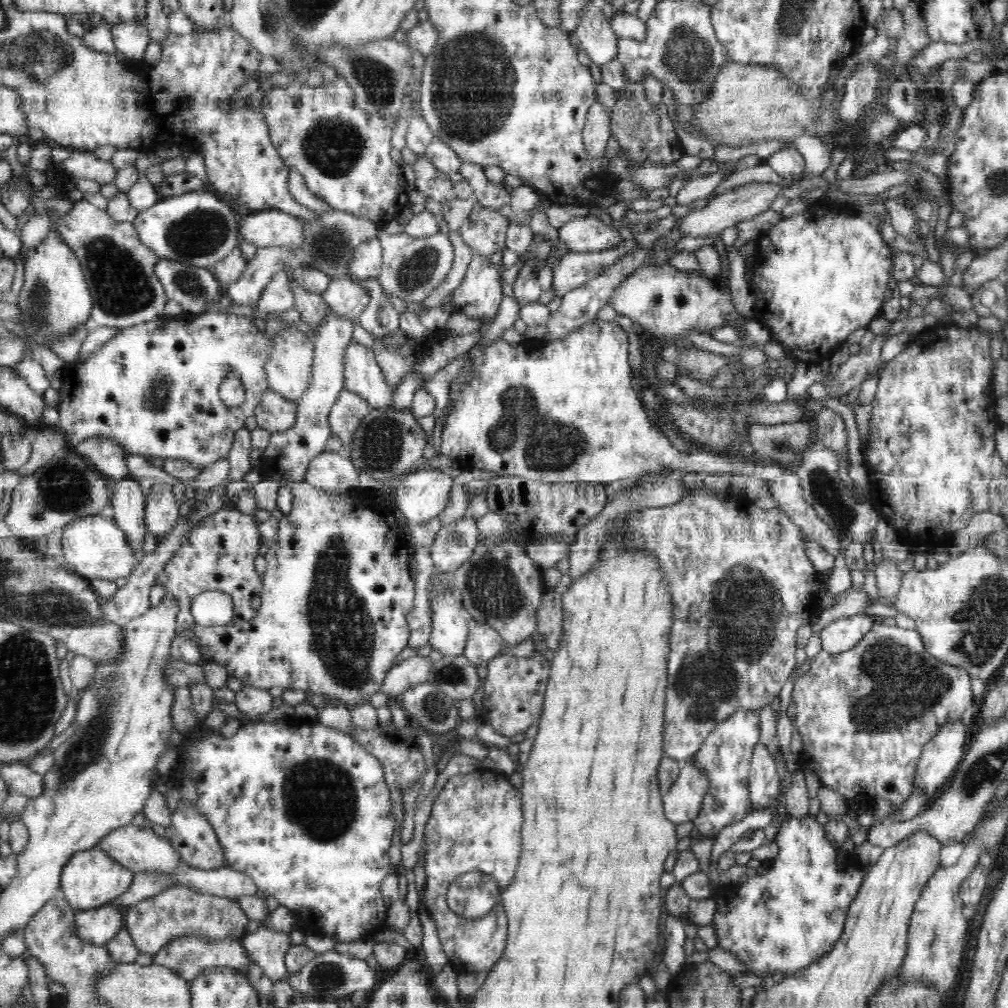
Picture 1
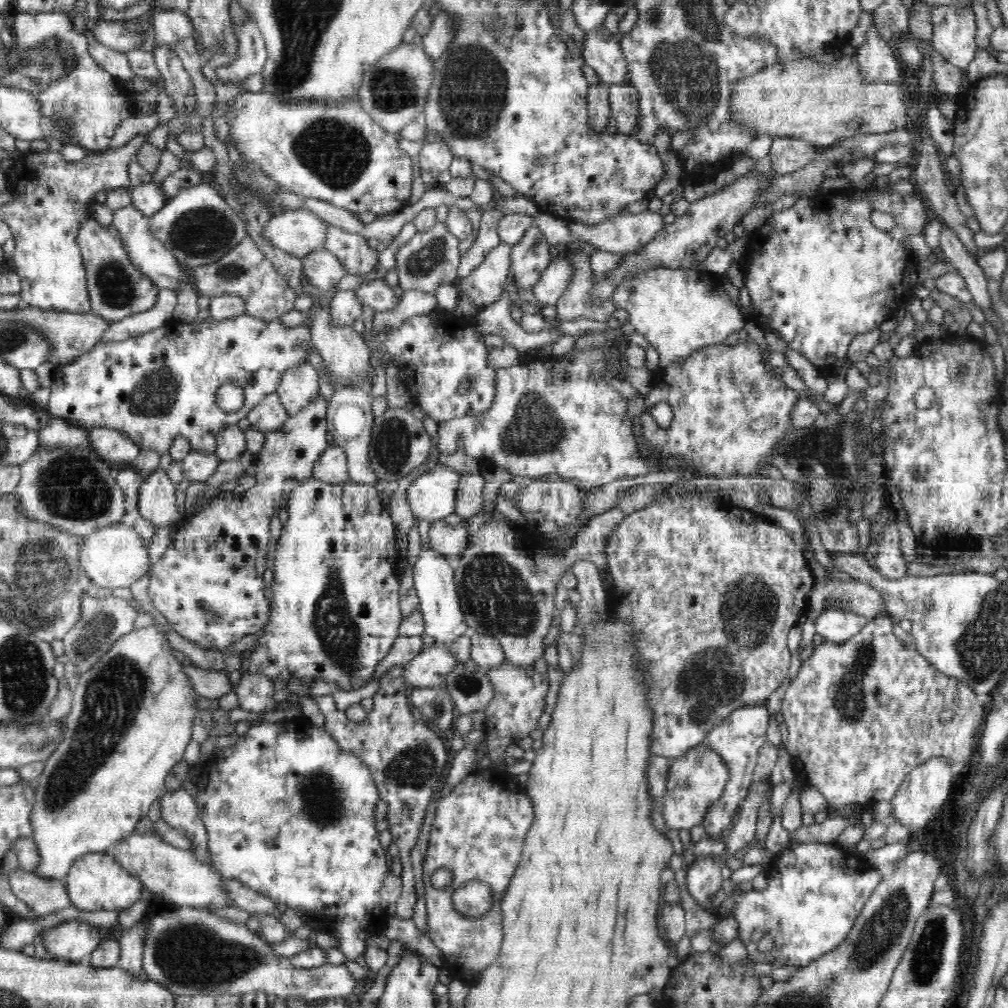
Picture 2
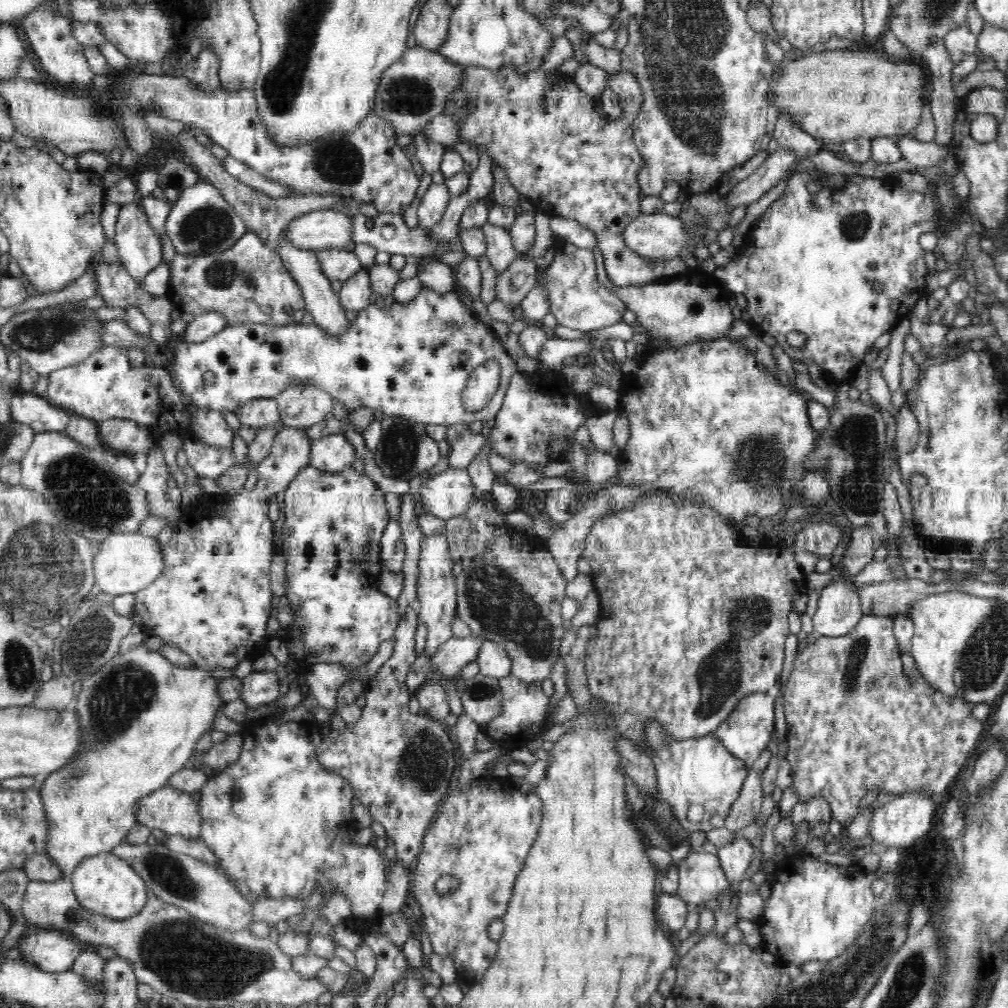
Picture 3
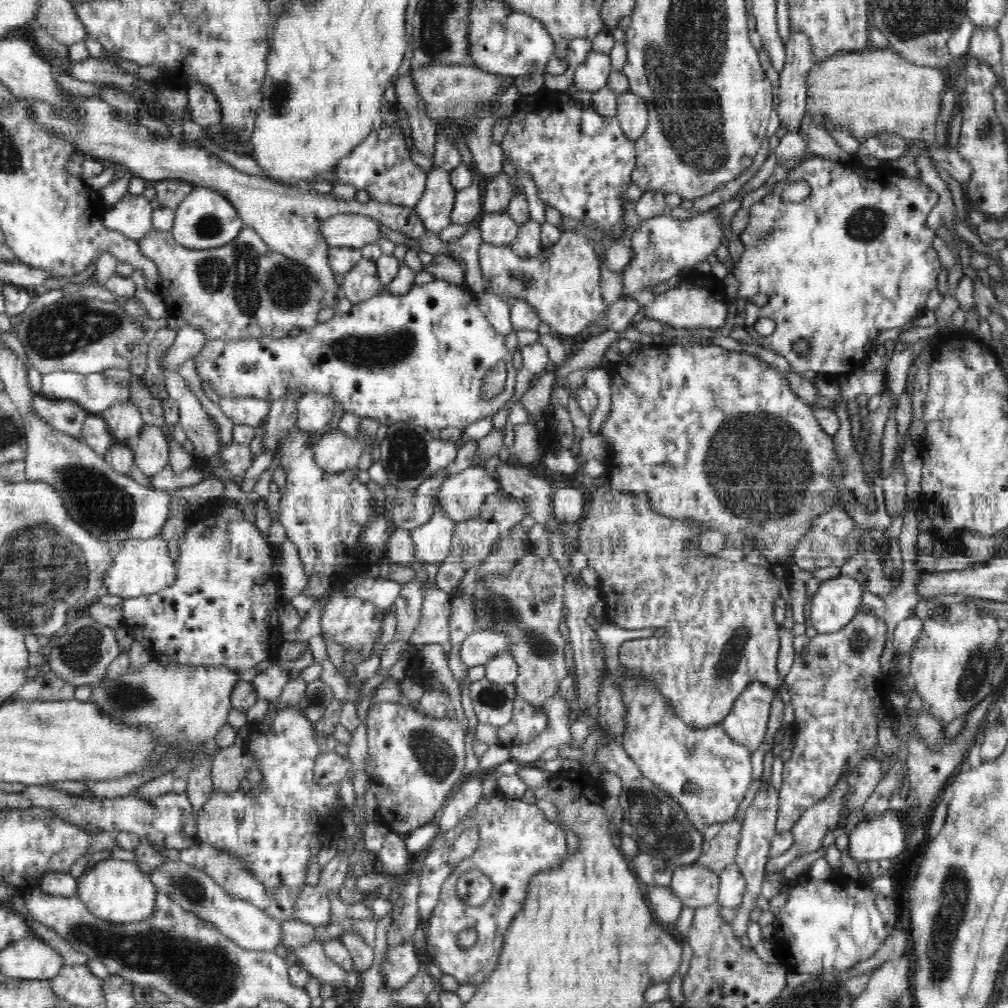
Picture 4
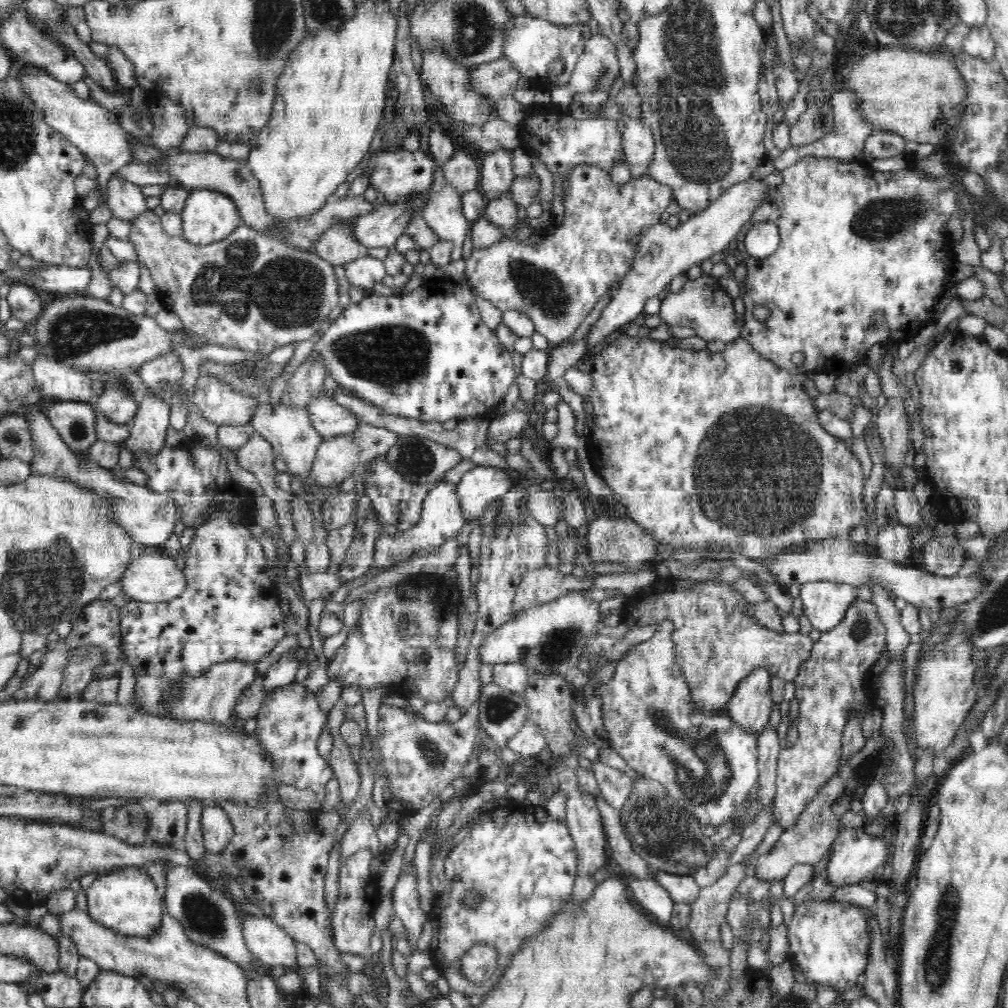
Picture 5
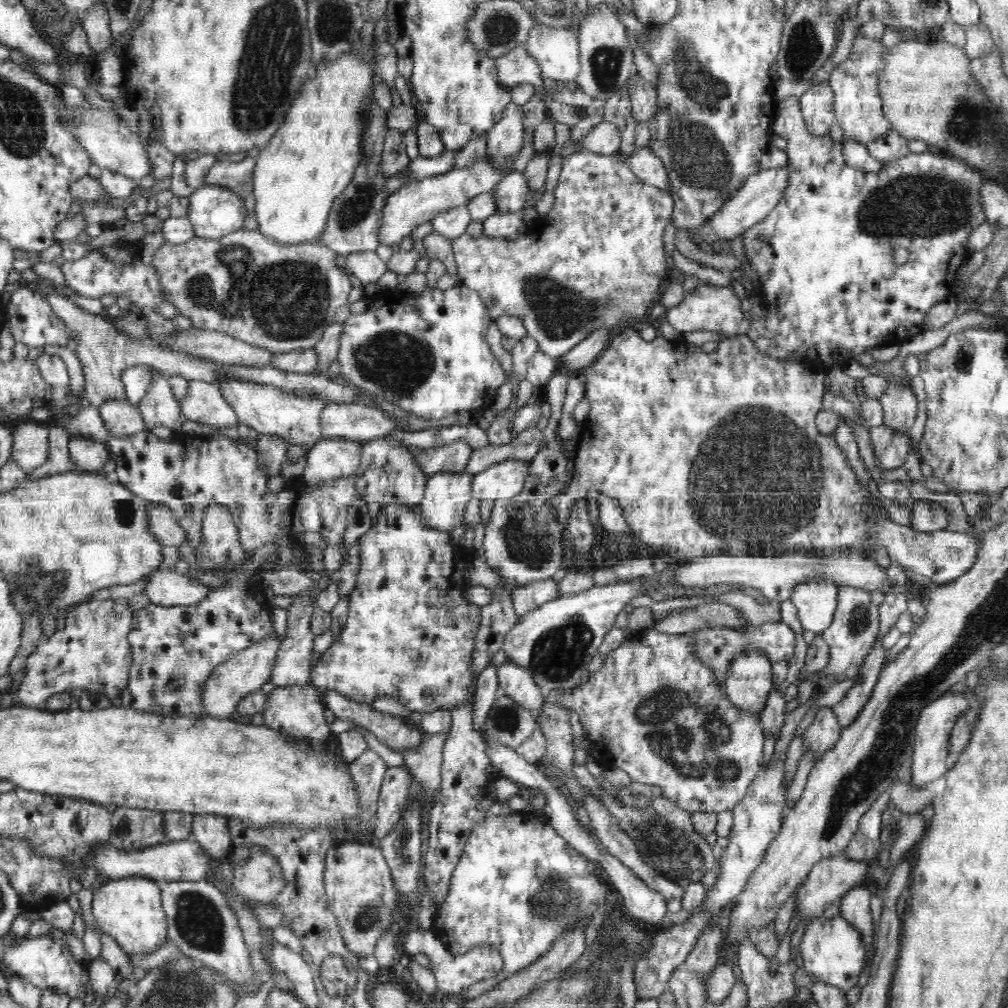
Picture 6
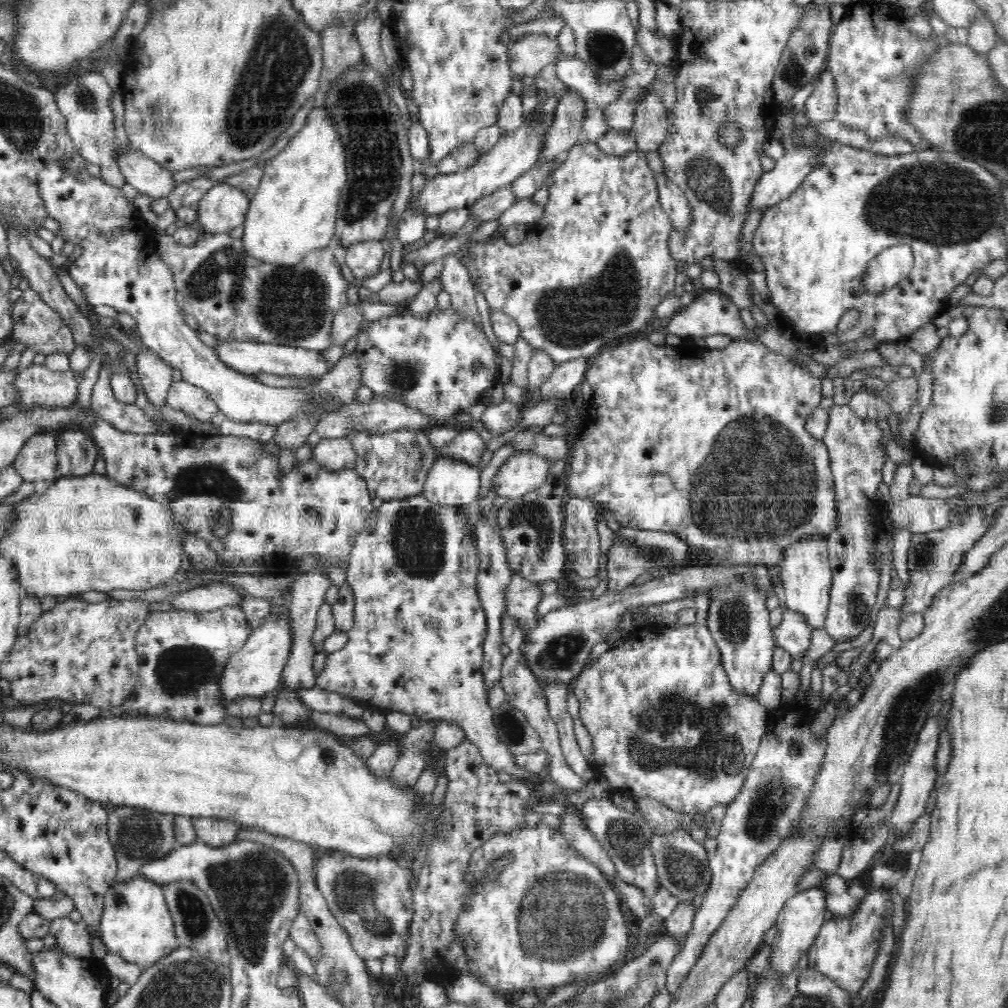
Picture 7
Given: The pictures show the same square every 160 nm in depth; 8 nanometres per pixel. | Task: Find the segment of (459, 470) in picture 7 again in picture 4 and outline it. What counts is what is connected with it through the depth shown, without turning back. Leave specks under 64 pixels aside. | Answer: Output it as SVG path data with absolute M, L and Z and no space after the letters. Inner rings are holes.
M436 503L430 520L424 526L410 531L416 557L424 564L442 564L450 555L454 537L455 523L440 505Z

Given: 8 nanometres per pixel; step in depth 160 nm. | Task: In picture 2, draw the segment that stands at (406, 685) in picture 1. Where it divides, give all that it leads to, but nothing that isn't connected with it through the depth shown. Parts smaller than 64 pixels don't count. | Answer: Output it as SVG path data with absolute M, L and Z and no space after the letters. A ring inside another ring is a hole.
M436 642L425 648L406 665L404 679L410 688L439 687L457 666L457 659L450 653L447 643Z

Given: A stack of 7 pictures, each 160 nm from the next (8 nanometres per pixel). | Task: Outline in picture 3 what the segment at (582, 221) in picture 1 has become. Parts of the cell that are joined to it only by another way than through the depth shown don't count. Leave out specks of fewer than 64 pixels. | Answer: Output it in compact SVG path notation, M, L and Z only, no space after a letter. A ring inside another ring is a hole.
M667 213L640 214L622 232L630 250L650 262L682 257L682 248L692 244L686 225Z

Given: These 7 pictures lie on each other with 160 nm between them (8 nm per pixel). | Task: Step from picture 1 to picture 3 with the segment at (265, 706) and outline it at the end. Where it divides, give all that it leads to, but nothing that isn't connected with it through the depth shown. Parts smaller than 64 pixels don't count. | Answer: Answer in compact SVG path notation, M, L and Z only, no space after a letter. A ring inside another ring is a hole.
M254 672L241 679L241 700L248 708L271 704L280 698L281 681L275 672Z

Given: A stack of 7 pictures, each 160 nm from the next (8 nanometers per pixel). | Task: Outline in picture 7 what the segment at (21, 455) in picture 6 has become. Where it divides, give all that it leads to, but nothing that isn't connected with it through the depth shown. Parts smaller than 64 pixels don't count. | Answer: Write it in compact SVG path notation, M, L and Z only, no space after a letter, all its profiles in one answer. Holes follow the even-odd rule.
M38 432L26 440L12 466L24 482L55 481L58 440L54 433Z

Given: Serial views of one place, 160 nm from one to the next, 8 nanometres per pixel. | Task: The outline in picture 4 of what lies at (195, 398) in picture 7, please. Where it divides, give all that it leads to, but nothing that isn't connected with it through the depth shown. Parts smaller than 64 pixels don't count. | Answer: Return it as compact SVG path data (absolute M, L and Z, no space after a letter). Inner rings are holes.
M220 397L218 406L234 425L251 427L256 427L260 421L263 421L270 410L269 401L256 397Z

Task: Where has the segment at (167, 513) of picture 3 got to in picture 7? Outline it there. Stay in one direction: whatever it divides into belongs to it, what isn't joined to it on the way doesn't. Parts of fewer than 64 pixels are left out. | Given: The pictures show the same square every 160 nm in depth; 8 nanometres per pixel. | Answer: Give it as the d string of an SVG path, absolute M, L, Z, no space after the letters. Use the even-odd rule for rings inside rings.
M144 344L139 346L135 359L136 372L148 401L158 407L166 404L168 389L173 383L173 366Z

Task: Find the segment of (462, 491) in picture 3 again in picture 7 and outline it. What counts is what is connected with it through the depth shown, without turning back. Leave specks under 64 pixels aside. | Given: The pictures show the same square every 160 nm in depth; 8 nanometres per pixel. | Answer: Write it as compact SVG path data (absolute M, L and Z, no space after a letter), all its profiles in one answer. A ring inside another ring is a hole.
M524 451L510 456L492 478L495 492L513 501L540 488L550 476L549 459Z

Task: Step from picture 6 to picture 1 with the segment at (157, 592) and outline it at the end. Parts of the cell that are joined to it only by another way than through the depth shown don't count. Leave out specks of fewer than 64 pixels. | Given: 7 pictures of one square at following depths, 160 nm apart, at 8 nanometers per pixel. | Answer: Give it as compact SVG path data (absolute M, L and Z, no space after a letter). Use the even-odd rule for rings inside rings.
M109 514L78 518L66 526L62 536L64 557L76 572L84 578L107 580L115 582L118 578L128 579L140 562L135 552L125 538L123 531Z

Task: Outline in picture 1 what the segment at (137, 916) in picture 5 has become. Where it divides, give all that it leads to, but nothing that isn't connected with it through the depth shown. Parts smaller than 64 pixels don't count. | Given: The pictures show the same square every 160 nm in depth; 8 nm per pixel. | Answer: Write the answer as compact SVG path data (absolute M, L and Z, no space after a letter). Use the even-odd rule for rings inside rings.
M94 847L74 854L66 862L66 866L62 868L60 894L75 910L94 909L122 896L132 884L132 878L134 873L129 868L111 859L102 849Z

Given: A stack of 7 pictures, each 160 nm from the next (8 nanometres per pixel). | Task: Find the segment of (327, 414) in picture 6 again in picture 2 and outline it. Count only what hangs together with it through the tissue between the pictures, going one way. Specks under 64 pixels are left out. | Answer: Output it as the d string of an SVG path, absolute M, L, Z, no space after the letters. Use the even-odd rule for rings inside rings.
M306 360L294 368L284 370L275 392L290 417L296 416L304 406L308 406L318 394L318 371Z

